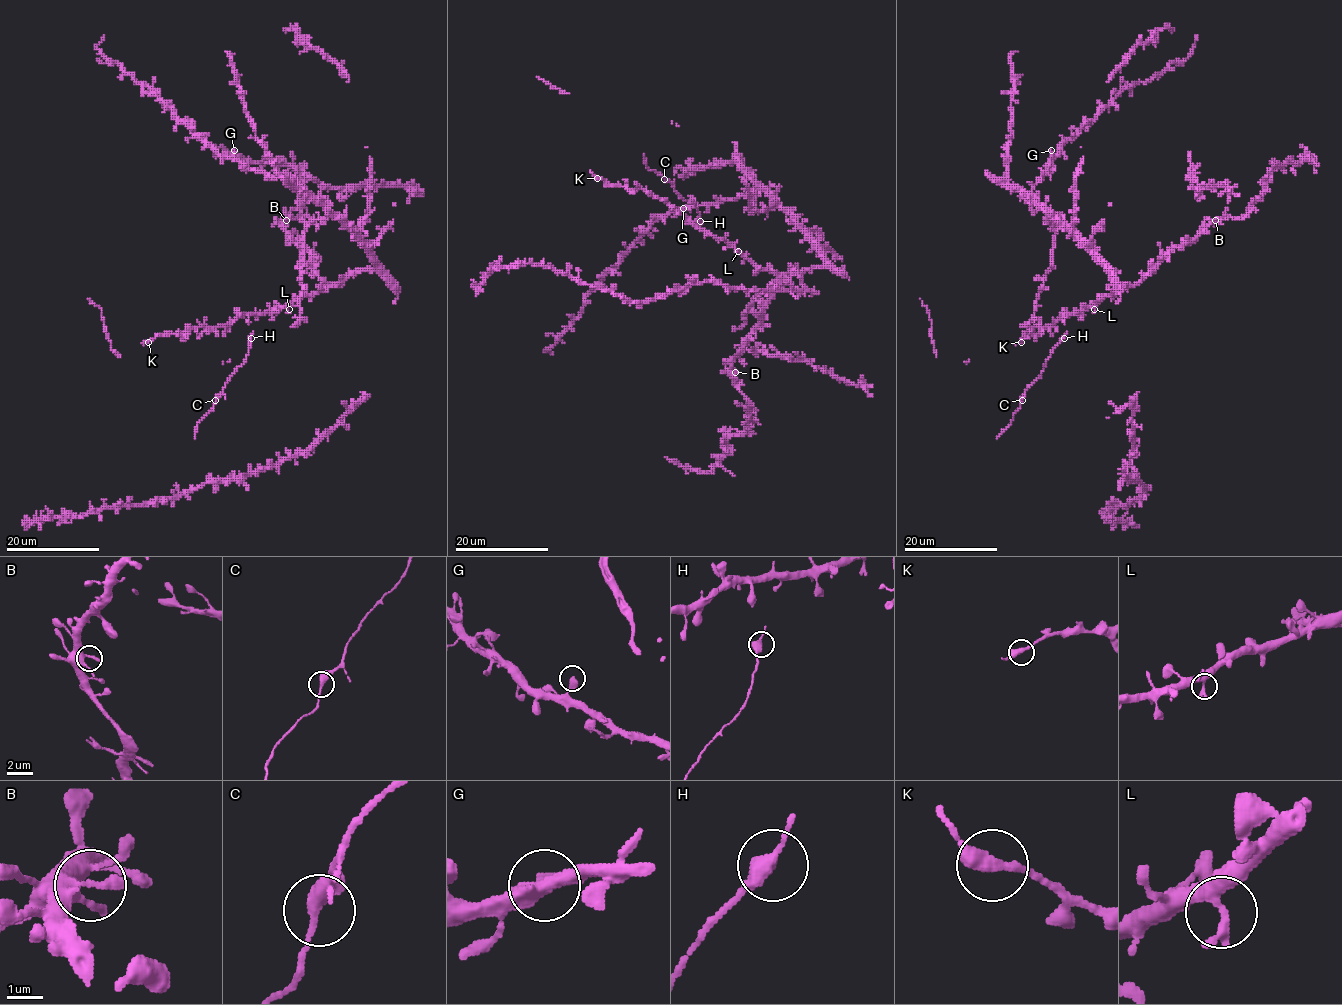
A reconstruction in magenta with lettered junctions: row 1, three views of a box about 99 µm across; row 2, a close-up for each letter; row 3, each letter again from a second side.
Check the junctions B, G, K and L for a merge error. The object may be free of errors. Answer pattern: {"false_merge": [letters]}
{"false_merge": []}

